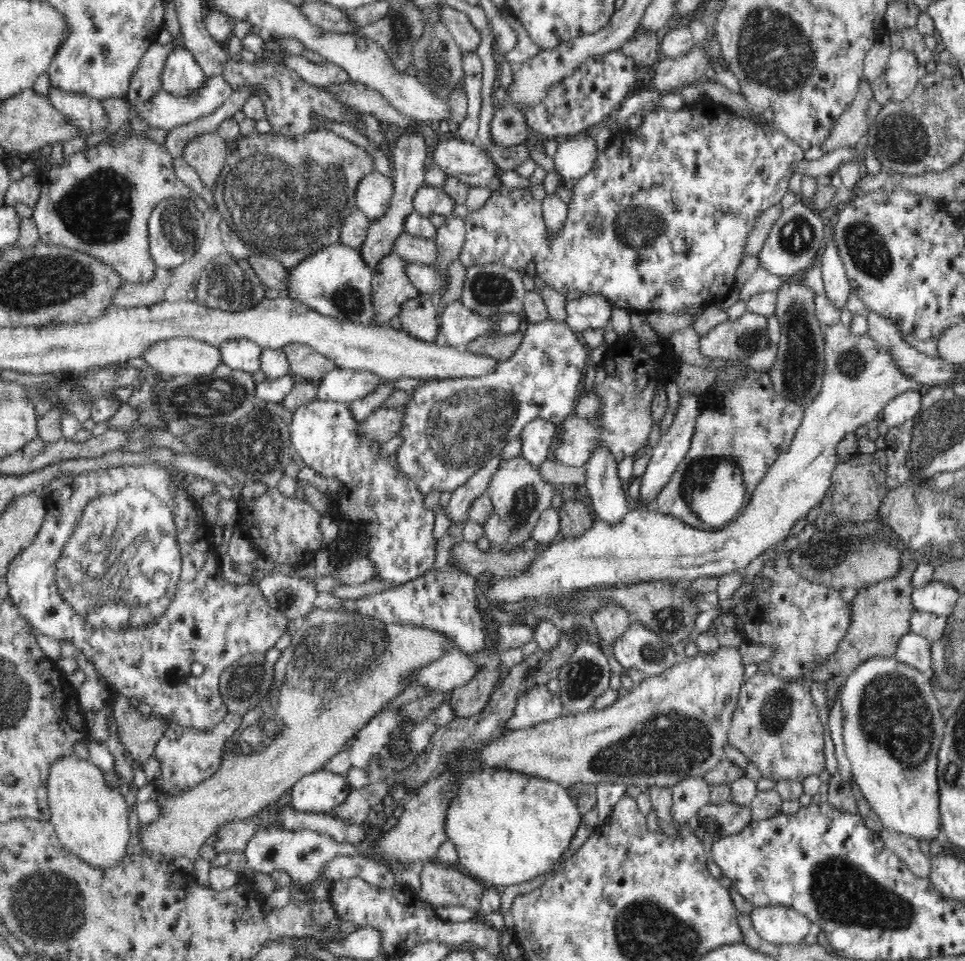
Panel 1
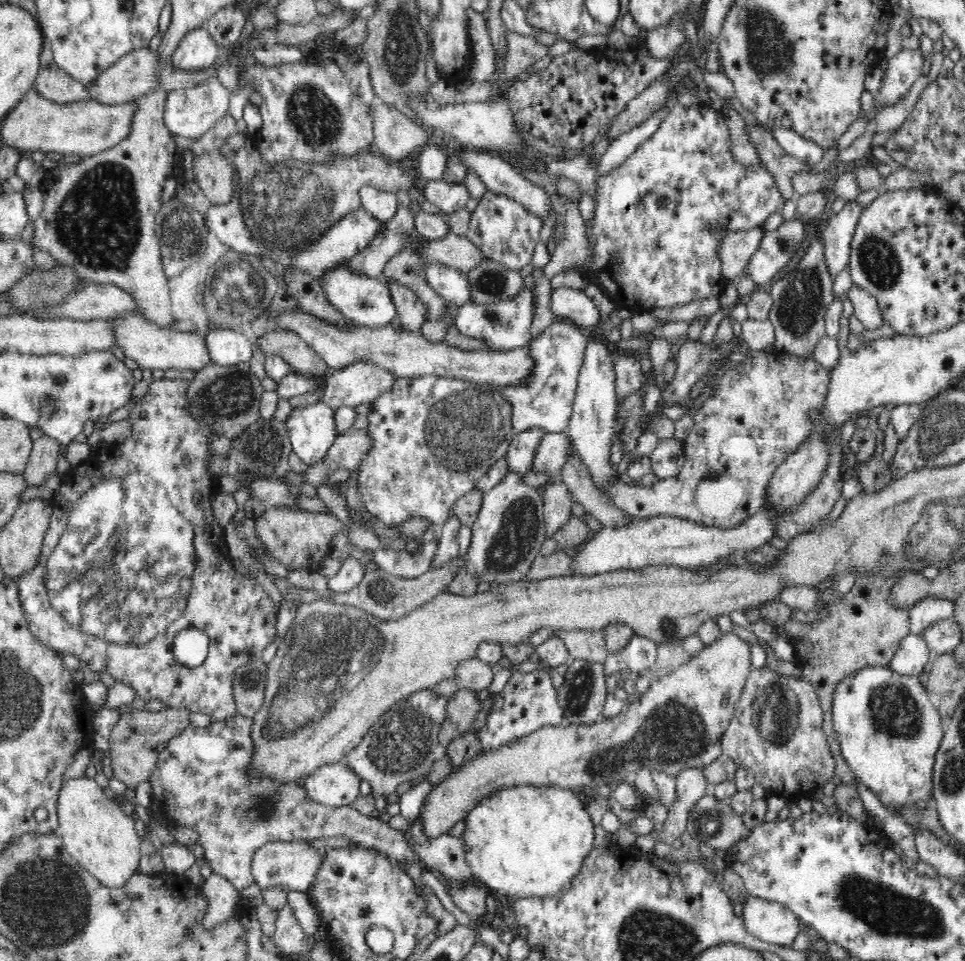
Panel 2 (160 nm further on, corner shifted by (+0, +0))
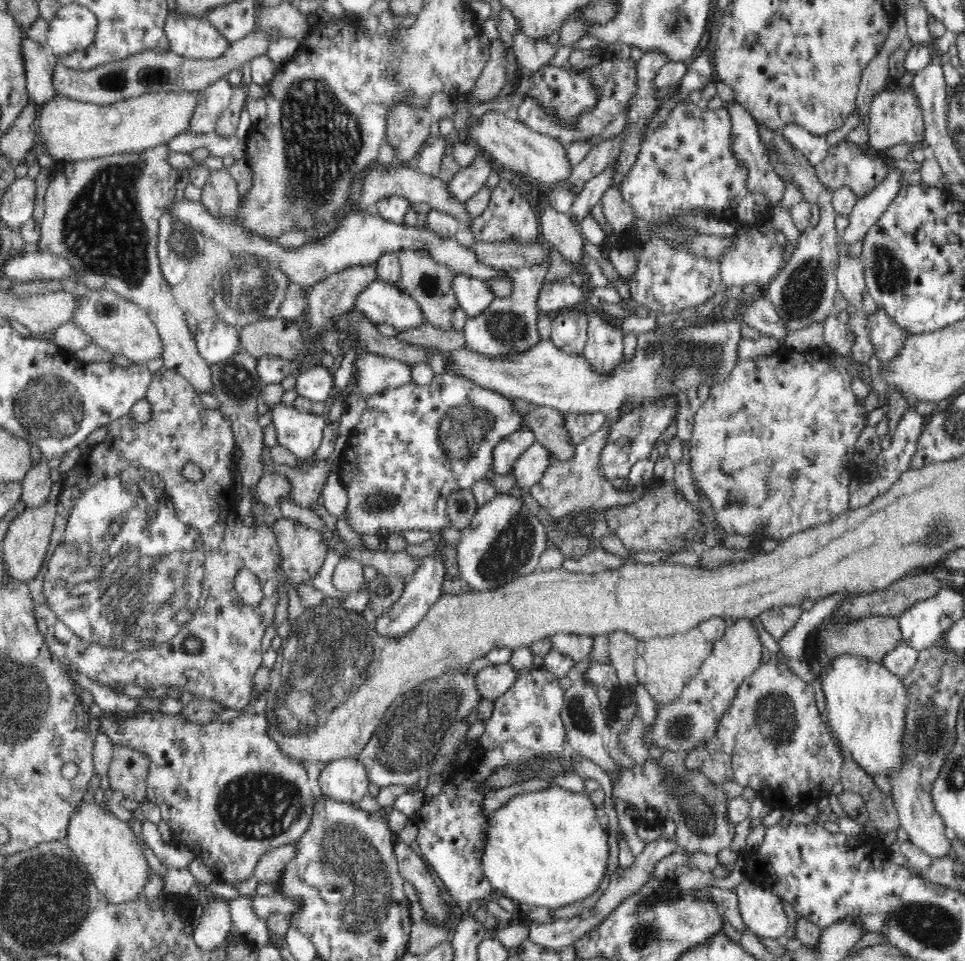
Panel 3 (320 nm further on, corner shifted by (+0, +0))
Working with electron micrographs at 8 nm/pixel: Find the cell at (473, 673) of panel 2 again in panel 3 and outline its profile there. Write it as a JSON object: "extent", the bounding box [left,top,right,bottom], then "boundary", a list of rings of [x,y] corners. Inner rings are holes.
{"extent":[475,663,521,700],"boundary":[[[510,663],[490,665],[479,670],[475,675],[476,689],[484,699],[494,700],[504,694],[514,680],[521,676],[512,669]]]}

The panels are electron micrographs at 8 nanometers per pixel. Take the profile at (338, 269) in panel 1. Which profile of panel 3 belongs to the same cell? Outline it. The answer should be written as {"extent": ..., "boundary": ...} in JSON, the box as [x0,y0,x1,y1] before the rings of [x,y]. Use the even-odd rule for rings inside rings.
{"extent":[354,276,426,331],"boundary":[[[378,276],[354,301],[376,324],[386,322],[399,331],[404,331],[426,323],[416,299]]]}

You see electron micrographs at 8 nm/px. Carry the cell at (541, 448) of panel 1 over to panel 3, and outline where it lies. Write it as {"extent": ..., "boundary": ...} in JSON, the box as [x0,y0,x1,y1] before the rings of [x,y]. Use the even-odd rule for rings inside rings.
{"extent":[491,427,535,475],"boundary":[[[526,427],[504,438],[495,448],[491,472],[499,475],[510,473],[519,456],[535,442],[534,433]]]}

